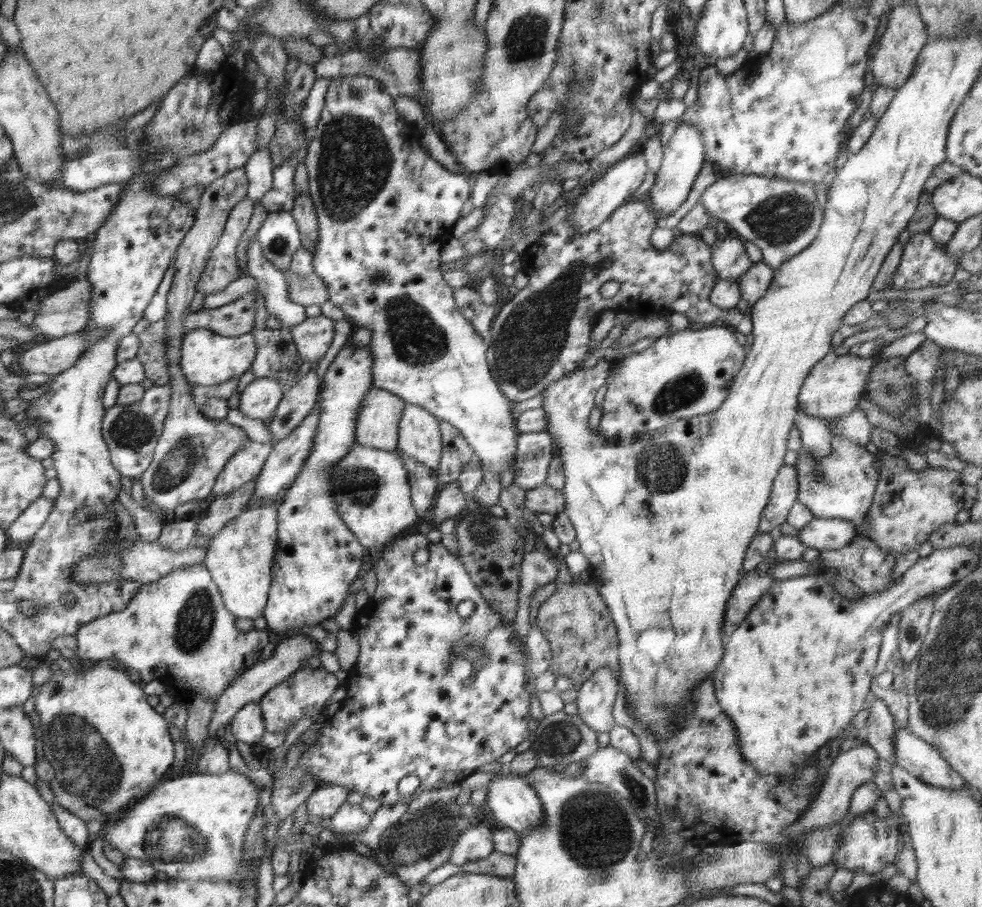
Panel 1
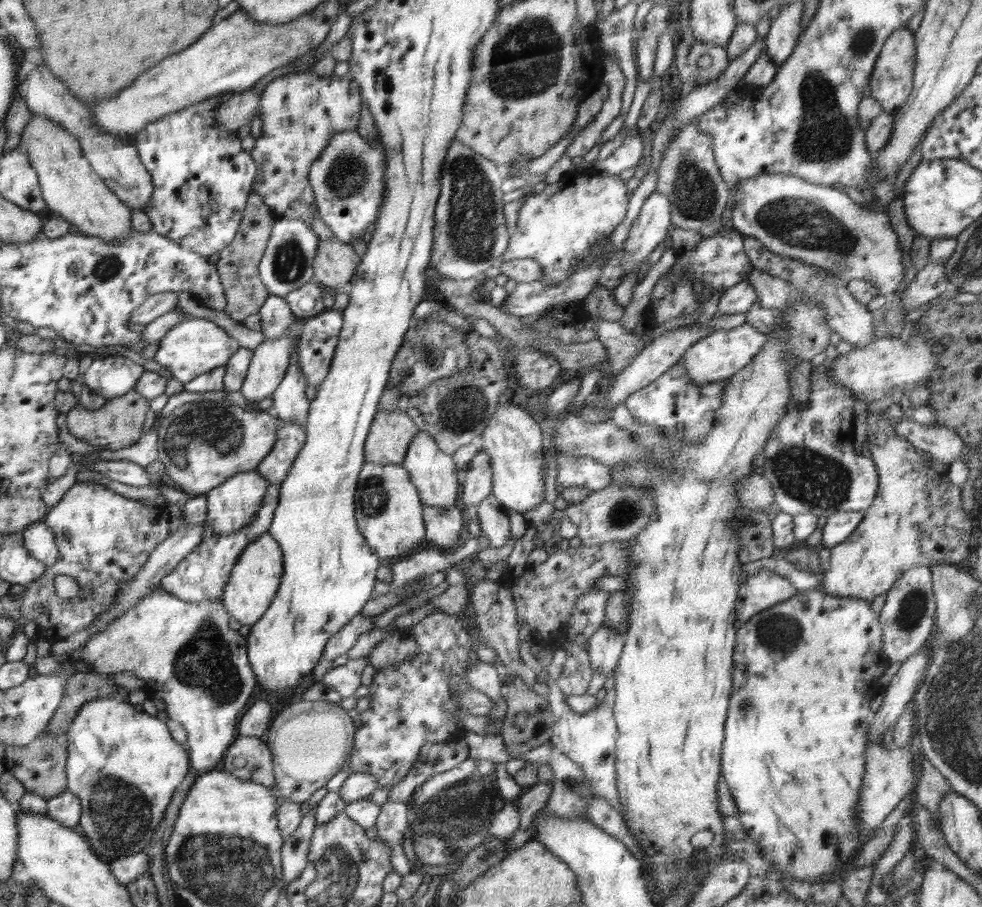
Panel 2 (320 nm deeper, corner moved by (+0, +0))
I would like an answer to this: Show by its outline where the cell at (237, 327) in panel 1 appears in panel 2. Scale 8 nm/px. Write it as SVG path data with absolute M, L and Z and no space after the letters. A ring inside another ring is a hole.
M251 193L247 209L243 213L243 225L231 243L224 248L224 252L220 252L220 258L216 263L220 280L223 283L223 291L227 297L227 307L224 313L240 324L248 316L258 313L260 307L269 298L267 285L259 276L259 263L262 262L263 255L266 254L272 227L275 226L270 210L267 205L264 205L263 197Z

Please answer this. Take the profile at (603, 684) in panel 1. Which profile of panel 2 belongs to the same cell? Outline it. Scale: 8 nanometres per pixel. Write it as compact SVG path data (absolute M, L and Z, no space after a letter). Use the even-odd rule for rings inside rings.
M602 625L587 640L587 653L594 674L604 673L608 678L618 664L623 646L624 634L612 632L608 626Z

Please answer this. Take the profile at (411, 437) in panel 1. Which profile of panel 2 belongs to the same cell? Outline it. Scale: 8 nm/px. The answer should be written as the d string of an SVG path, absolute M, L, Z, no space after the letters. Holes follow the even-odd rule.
M419 430L416 433L401 465L408 471L412 484L418 489L419 499L423 505L433 507L459 505L462 474L458 472L451 455L442 452L427 432Z

